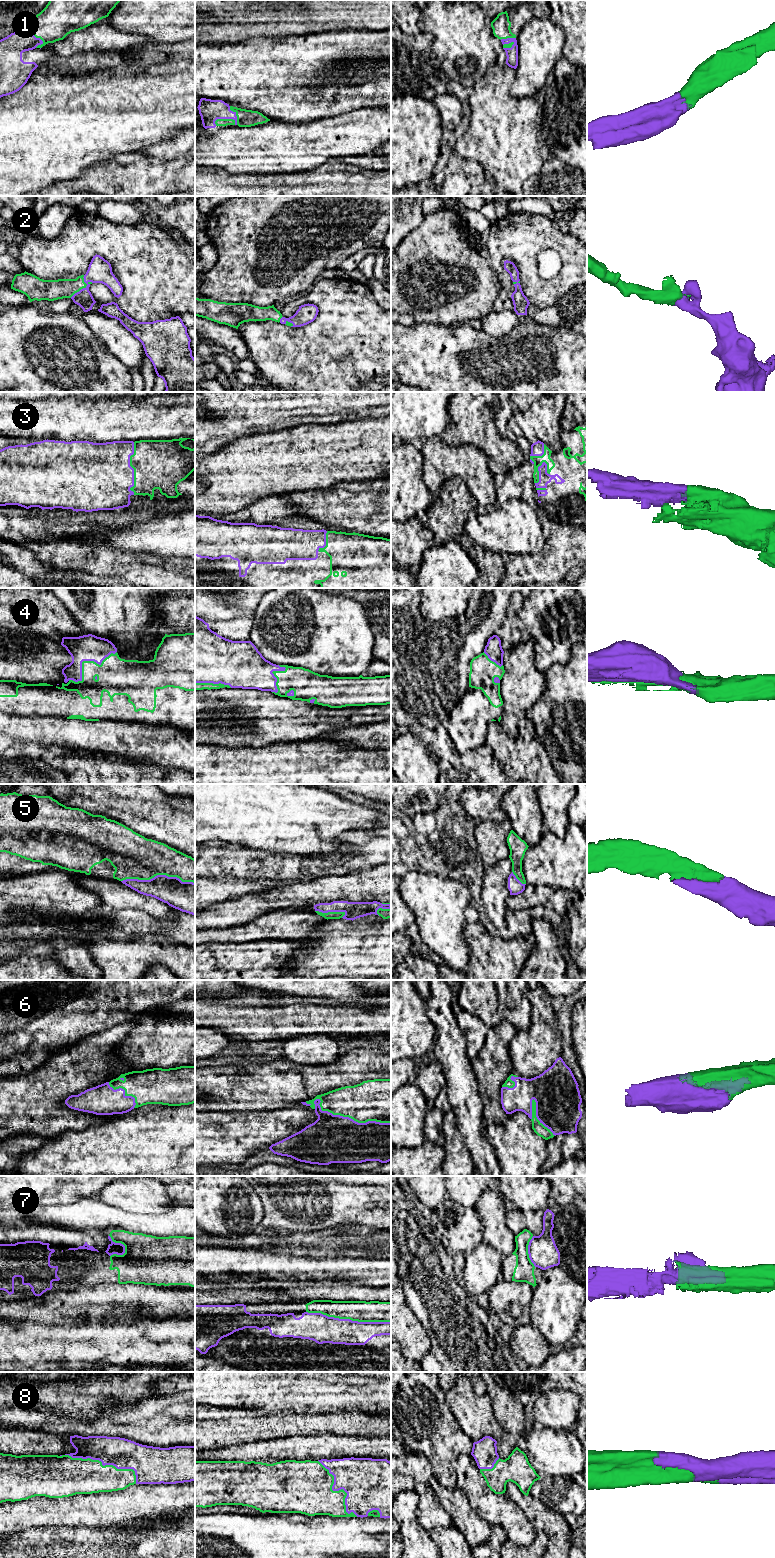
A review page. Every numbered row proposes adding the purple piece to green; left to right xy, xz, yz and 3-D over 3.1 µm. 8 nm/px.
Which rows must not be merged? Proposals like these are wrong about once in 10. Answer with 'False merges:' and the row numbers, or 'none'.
False merges: none

